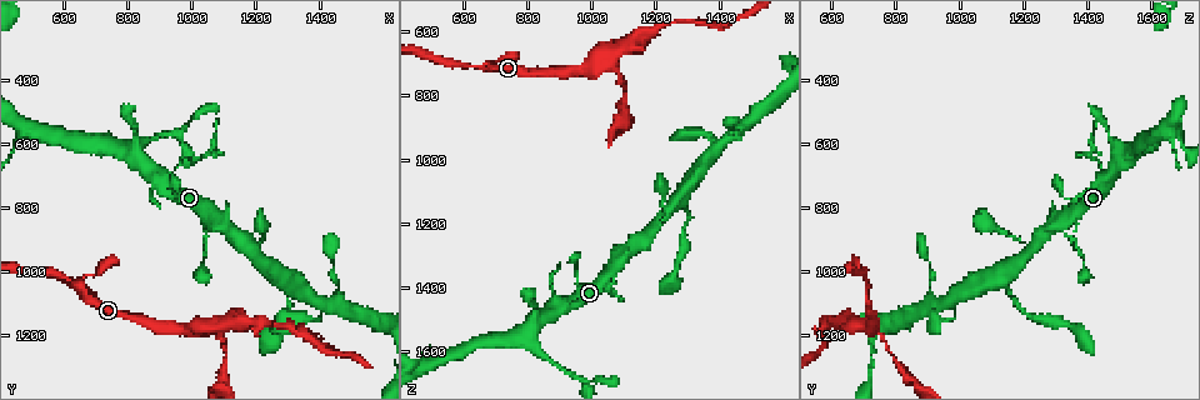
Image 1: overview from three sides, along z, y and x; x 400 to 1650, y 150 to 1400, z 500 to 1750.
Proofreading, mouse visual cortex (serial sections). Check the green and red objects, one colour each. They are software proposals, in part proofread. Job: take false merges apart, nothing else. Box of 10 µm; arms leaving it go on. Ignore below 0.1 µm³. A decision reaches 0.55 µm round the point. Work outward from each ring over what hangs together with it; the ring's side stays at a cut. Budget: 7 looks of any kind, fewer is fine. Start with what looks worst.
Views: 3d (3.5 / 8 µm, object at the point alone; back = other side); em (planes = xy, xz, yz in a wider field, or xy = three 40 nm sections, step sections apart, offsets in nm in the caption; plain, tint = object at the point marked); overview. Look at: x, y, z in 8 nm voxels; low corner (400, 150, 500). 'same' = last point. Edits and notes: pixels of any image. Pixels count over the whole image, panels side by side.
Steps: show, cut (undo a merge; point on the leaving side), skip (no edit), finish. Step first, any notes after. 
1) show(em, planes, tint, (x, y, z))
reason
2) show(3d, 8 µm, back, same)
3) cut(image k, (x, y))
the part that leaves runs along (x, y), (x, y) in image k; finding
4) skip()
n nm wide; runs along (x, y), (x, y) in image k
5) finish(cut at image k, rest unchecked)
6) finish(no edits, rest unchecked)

show(3d, 8 µm, back, (1030, 1160, 690))
a fork

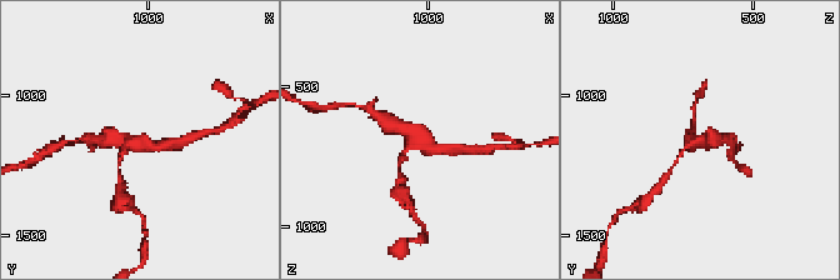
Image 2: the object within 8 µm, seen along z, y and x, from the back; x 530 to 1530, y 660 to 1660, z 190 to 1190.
show(3d, 3.5 µm, same)
closer look

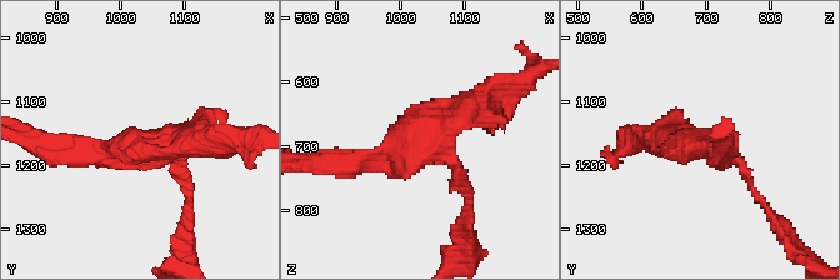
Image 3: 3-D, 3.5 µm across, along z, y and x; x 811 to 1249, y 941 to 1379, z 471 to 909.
show(em, xy, step 3, tint, (1030, 1165, 690))
3 arms; arms of 150, 300, 400 nm

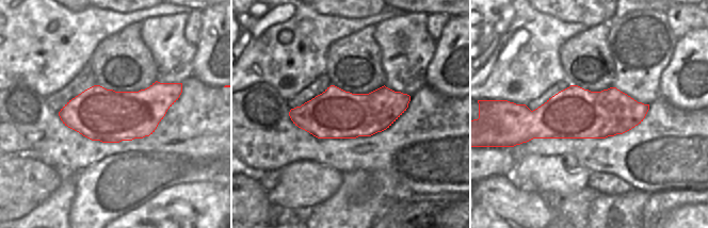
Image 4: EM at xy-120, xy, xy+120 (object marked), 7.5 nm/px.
skip()
runs along (349, 164), (498, 100) in image 3; continuous, no second cell

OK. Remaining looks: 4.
show(em, xy, step 1, tint, (790, 620, 1540))
three-way junction

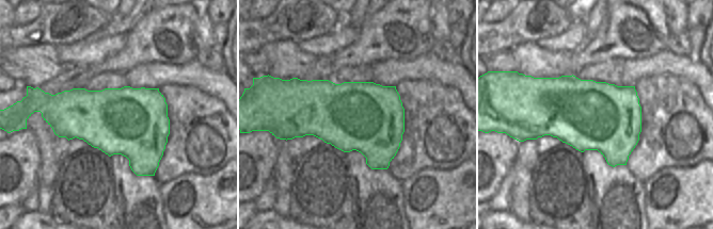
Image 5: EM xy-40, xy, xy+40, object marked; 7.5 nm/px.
show(3d, 3.5 µm, same)
see where the arms go

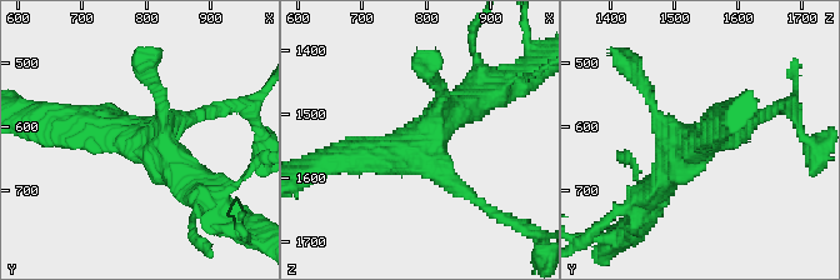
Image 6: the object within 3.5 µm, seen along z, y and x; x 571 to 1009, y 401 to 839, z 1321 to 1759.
skip()
runs along (199, 186), (153, 144), (61, 125) in image 6; one cell here

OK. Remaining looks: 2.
finish(no edits, rest unchecked)

